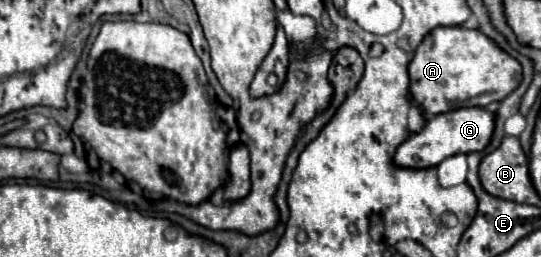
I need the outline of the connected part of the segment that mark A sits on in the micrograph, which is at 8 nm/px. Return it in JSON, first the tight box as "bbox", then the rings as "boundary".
{"bbox":[408,27,522,117],"boundary":[[[436,27],[432,33],[424,37],[420,47],[414,53],[414,59],[408,65],[410,73],[410,95],[420,103],[426,117],[448,113],[460,107],[486,107],[492,101],[502,101],[508,97],[522,81],[522,65],[502,51],[490,37],[486,37],[480,29],[466,27]]]}

